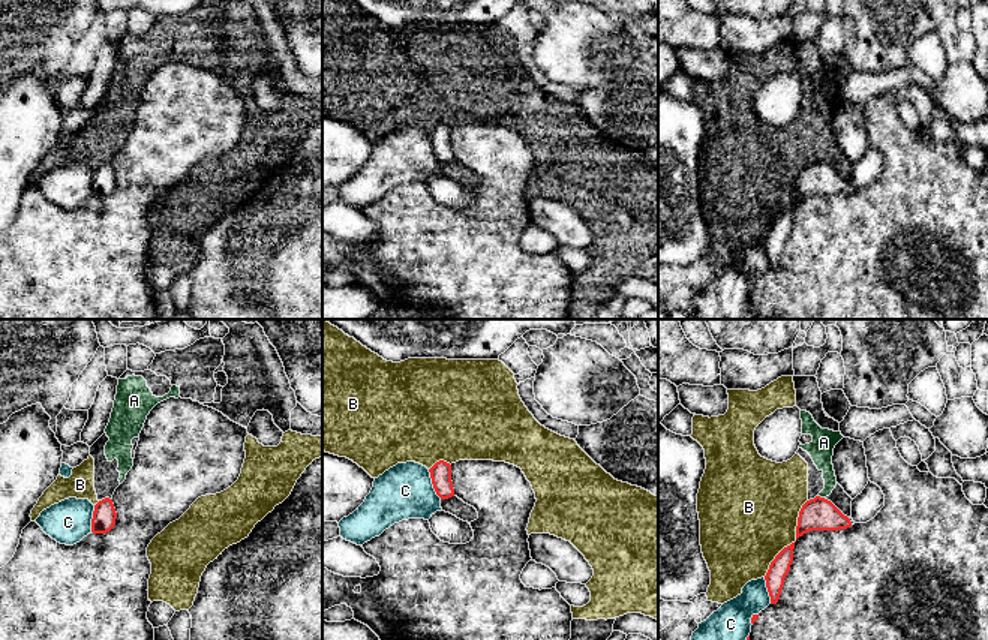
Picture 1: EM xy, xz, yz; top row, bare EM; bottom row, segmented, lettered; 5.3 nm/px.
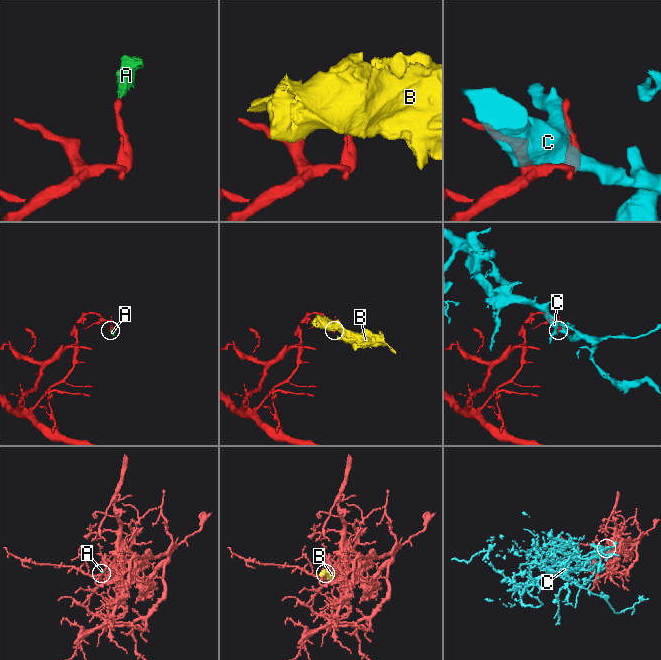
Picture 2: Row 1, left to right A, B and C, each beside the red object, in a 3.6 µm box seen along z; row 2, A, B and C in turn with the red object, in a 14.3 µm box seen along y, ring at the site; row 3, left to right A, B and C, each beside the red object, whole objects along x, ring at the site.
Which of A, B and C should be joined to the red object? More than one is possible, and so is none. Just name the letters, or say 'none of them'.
none of them

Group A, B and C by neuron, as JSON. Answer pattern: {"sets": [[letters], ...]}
{"sets": [["A", "B"], ["C"]]}

